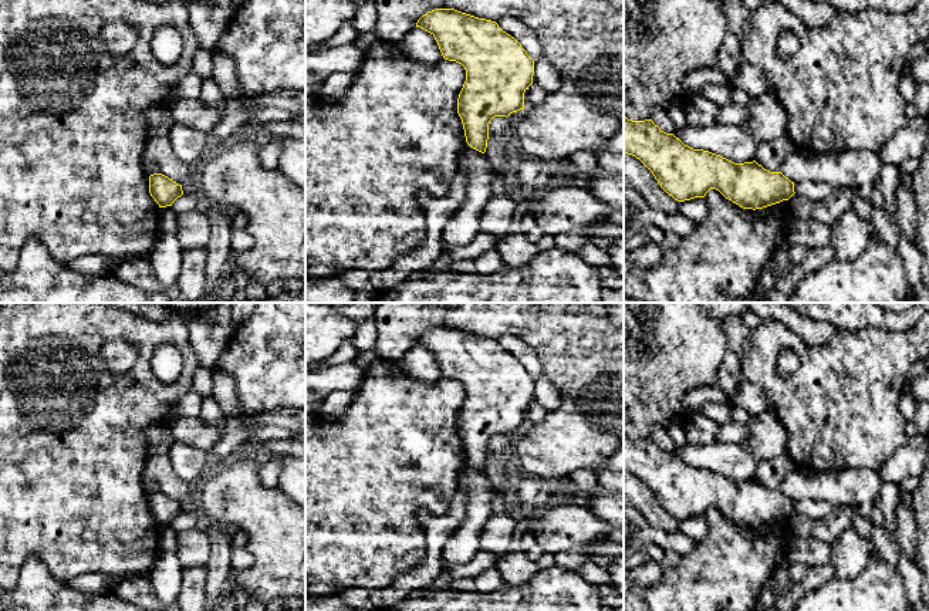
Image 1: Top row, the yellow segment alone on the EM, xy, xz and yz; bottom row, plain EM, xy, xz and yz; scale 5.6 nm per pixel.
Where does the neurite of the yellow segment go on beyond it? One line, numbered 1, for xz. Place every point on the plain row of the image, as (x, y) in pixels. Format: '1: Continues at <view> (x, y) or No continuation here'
1: No continuation here

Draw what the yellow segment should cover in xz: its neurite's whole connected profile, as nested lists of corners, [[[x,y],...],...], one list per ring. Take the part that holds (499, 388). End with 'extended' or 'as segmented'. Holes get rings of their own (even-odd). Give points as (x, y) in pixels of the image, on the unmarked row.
[[[435,327],[423,332],[416,345],[430,351],[445,378],[456,379],[466,388],[466,399],[457,416],[466,460],[484,472],[489,442],[494,435],[509,435],[524,428],[524,411],[533,402],[534,378],[521,362],[503,350],[496,340],[479,337],[455,327]]] | as segmented

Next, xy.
[[[162,492],[149,494],[149,512],[159,526],[172,524],[172,521],[183,513],[182,503],[173,500]]] | as segmented

